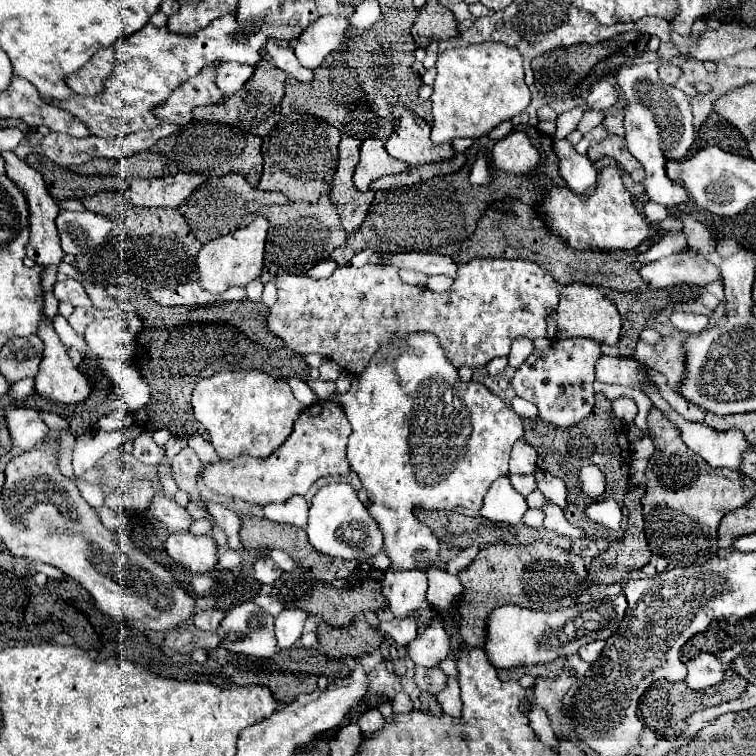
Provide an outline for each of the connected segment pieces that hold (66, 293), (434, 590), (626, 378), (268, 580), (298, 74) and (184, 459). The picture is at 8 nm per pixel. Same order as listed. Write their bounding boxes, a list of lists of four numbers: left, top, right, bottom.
[[55,279,93,309],[425,567,461,607],[595,355,649,387],[253,557,281,585],[267,43,313,83],[171,447,203,501]]

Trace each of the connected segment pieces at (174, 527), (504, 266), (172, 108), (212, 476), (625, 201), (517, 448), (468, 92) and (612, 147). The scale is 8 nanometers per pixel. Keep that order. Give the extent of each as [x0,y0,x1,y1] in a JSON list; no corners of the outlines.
[[147,493,191,531],[269,259,559,375],[157,67,219,125],[203,401,351,505],[541,167,684,249],[509,439,535,475],[433,43,531,143],[587,135,637,171]]

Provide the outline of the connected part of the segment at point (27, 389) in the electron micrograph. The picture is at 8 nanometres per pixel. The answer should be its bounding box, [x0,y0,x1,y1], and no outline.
[7,379,35,403]

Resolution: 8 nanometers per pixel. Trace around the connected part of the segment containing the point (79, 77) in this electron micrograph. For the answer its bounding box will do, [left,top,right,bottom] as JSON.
[65,47,115,95]

